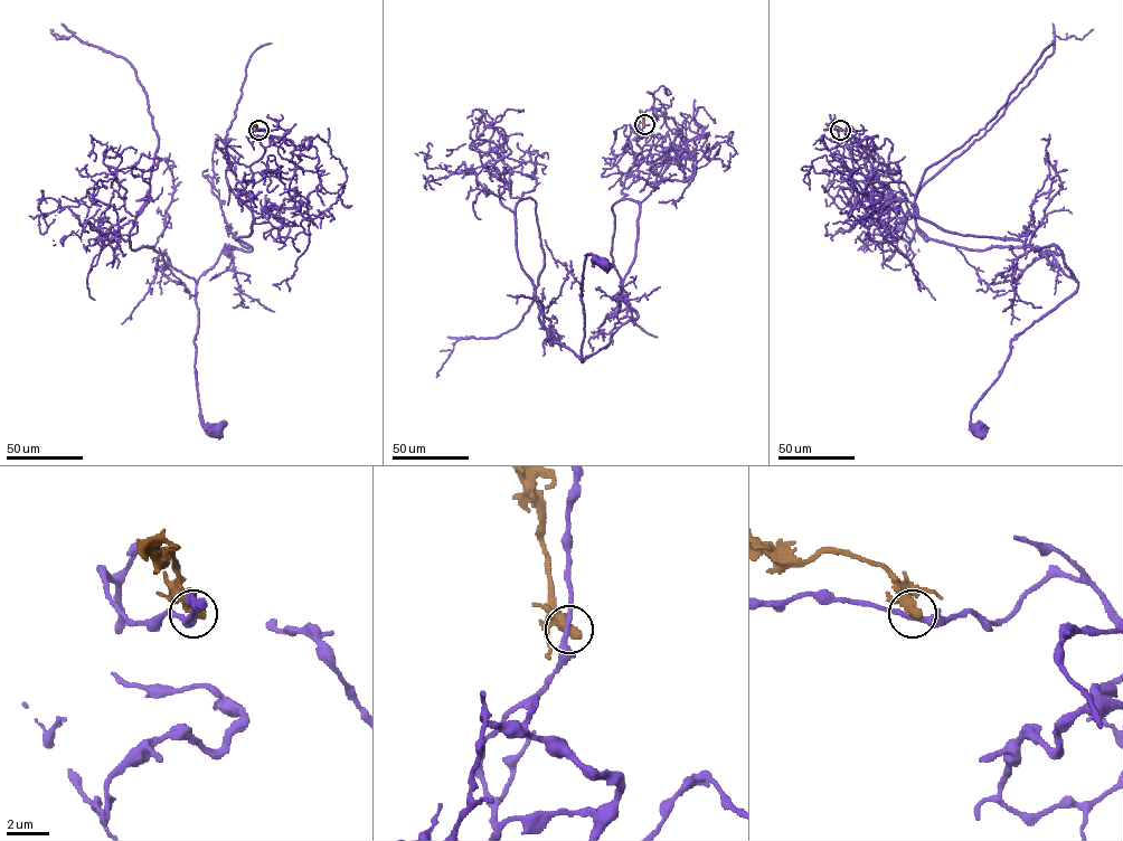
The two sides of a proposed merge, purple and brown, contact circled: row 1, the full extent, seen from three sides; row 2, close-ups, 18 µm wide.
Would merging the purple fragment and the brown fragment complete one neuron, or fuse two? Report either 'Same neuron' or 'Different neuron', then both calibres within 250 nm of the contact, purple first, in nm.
Different neuron. Thickness 240 nm (purple) against 600 nm

